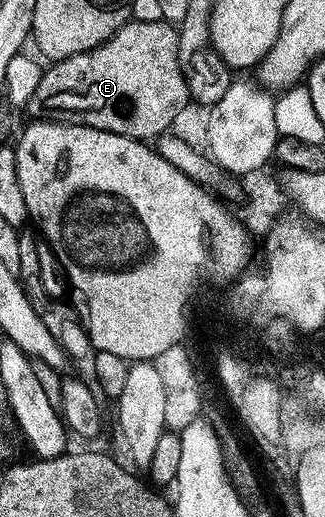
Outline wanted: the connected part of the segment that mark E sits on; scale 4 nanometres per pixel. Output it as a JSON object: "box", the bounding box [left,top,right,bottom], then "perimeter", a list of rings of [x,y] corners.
{"box":[27,20,191,140],"perimeter":[[[130,20],[125,22],[123,28],[116,30],[109,39],[107,39],[101,46],[95,47],[94,50],[79,52],[75,56],[52,63],[52,65],[44,71],[42,79],[39,80],[39,86],[35,89],[34,94],[28,102],[27,111],[29,111],[30,114],[28,117],[33,120],[64,122],[70,126],[90,126],[96,130],[106,130],[112,134],[127,136],[128,138],[136,138],[138,140],[157,140],[170,129],[171,126],[169,125],[171,125],[172,122],[184,112],[185,105],[190,105],[190,102],[191,99],[189,96],[189,89],[187,88],[187,80],[183,80],[183,72],[179,68],[176,29],[164,20],[159,22],[135,22]]]}

